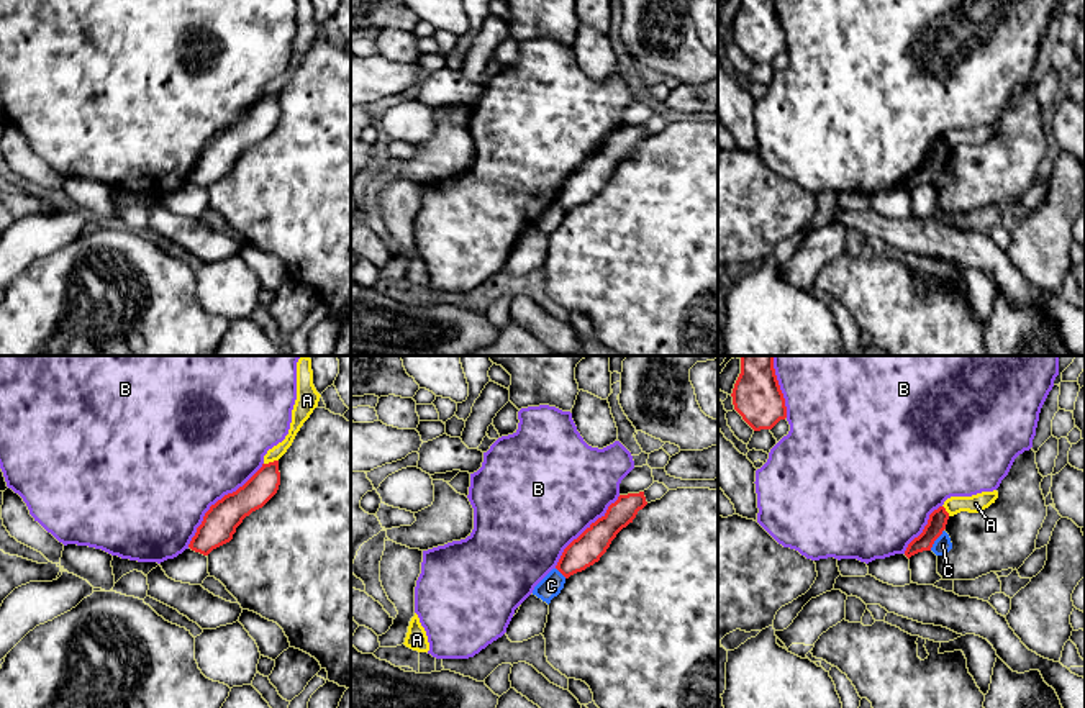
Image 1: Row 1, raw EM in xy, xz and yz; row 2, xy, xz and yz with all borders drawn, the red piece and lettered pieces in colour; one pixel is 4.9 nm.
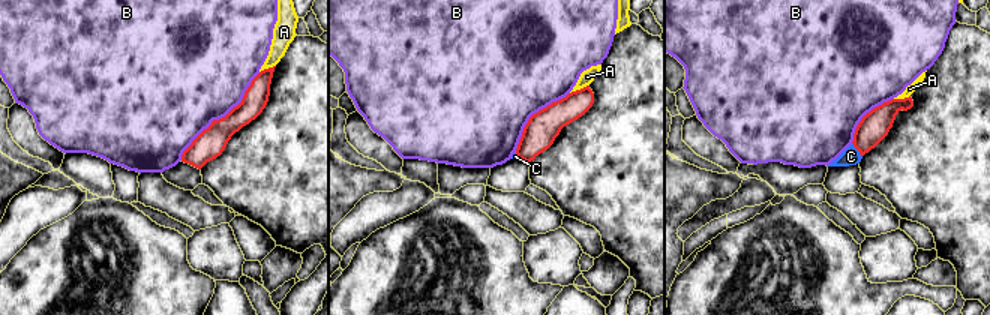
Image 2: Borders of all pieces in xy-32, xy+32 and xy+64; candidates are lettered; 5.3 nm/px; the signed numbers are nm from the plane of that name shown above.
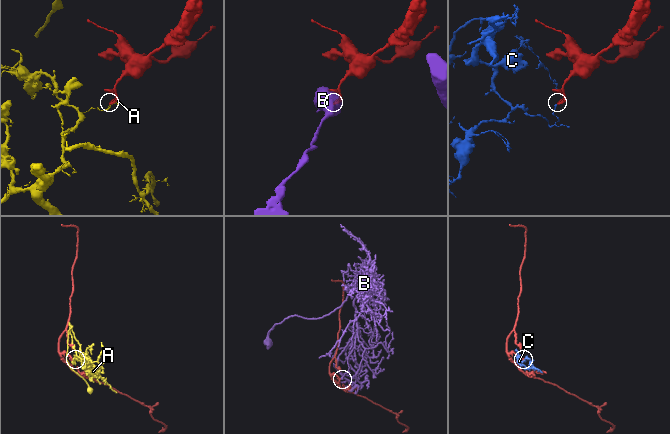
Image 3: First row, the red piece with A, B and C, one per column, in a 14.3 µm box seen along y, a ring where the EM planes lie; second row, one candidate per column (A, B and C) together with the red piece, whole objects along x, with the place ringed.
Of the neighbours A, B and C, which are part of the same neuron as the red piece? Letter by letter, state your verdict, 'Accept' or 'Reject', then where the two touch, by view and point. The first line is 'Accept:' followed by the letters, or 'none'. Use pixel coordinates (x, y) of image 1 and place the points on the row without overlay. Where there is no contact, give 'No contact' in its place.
Accept: none
A: Reject. Touches red at xy (271, 95)
B: Reject. Touches red at xy (218, 133)
C: Reject. Touches red at yz (936, 171)

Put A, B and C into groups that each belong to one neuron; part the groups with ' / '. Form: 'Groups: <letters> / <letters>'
Groups: A / B / C

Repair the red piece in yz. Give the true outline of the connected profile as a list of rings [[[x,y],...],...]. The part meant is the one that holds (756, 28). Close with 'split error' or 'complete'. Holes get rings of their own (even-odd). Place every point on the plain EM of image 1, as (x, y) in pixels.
[[[741,0],[731,30],[734,43],[754,64],[772,62],[787,51],[774,0]]] | complete

